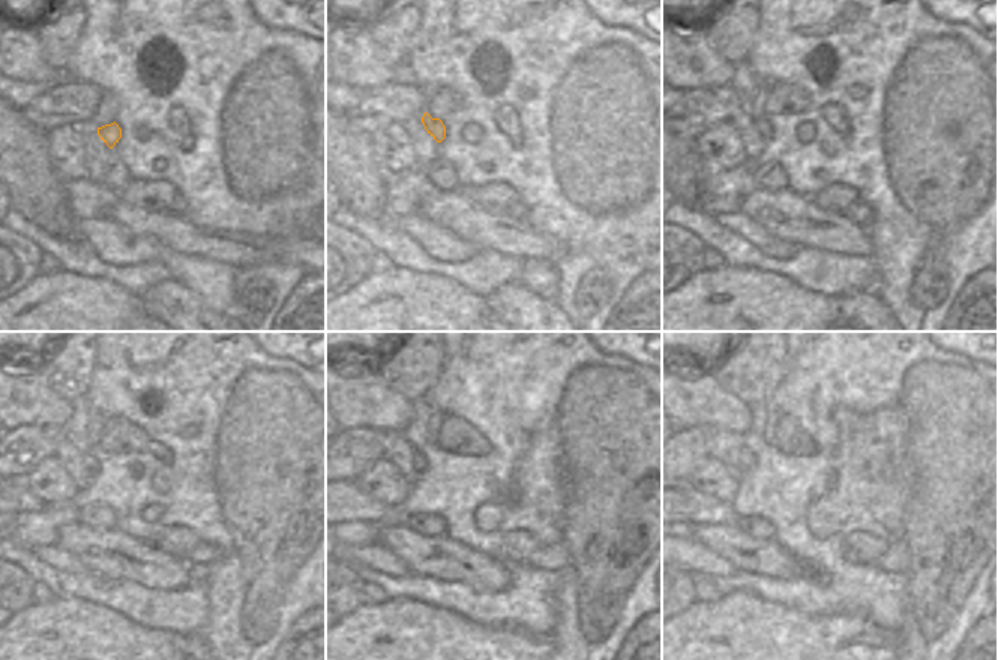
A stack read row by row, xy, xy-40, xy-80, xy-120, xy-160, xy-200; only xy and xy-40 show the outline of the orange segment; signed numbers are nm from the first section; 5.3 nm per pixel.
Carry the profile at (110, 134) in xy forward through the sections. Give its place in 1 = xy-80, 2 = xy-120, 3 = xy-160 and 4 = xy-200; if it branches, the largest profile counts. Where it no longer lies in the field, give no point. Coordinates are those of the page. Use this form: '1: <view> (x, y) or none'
1: xy-80 (761, 125)
2: xy-120 (89, 462)
3: xy-160 (417, 459)
4: xy-200 (746, 459)

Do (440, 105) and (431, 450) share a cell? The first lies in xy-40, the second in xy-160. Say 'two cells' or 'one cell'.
two cells

